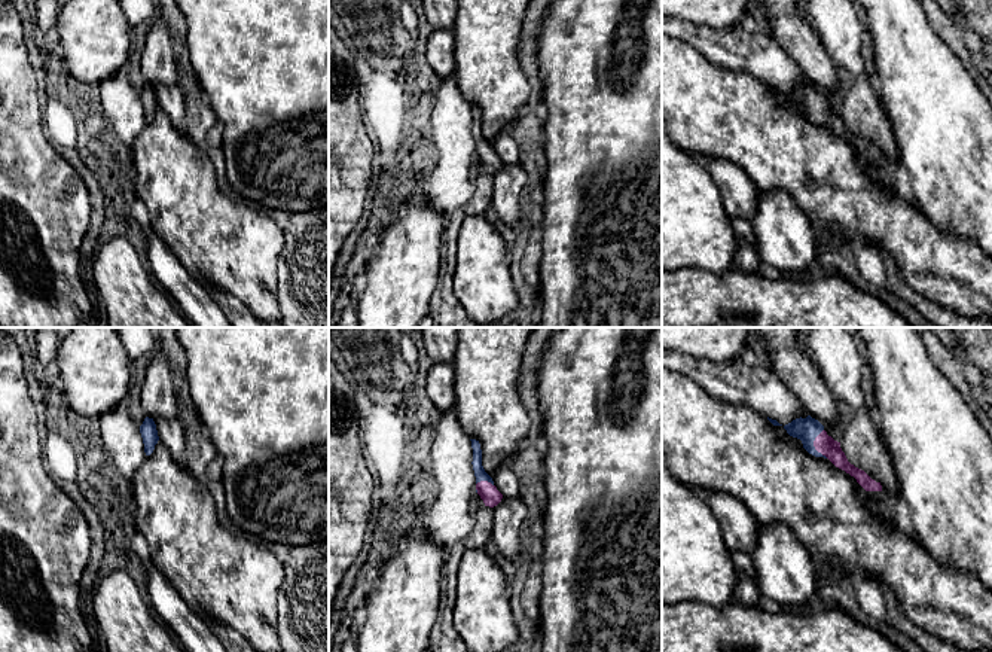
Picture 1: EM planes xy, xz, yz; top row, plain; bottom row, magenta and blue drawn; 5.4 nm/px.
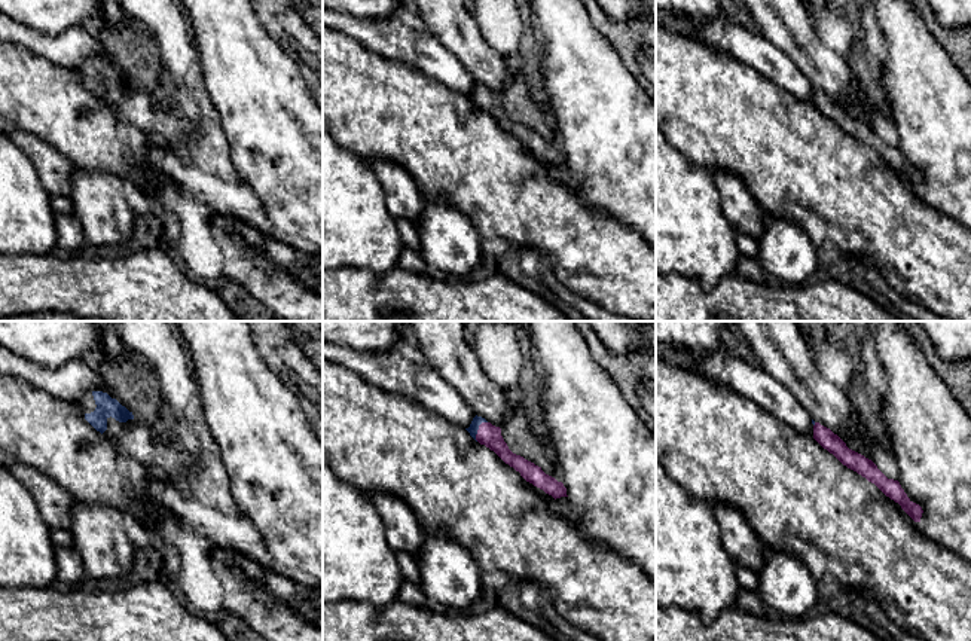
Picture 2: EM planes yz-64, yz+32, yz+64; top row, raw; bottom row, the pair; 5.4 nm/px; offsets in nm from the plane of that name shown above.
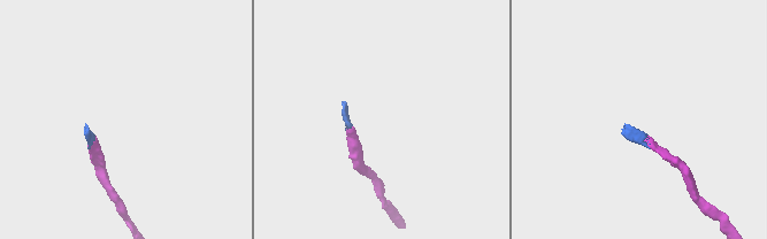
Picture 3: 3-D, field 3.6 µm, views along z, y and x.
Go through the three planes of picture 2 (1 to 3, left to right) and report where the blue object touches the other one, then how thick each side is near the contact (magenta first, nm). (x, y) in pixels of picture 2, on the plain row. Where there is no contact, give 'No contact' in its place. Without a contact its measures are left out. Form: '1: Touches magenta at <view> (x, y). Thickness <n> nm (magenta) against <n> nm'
1: No contact
2: Touches magenta at yz+32 (478, 97). Thickness 120 nm (magenta) against 50 nm
3: Touches magenta at yz+64 (815, 91). Thickness 100 nm (magenta) against 20 nm

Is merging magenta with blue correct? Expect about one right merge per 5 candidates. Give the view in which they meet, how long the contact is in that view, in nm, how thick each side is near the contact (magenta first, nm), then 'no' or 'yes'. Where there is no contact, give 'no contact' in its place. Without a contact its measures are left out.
meets magenta in yz; contact 160 nm long; 110 nm thick on the magenta side, 130 nm on the other; yes

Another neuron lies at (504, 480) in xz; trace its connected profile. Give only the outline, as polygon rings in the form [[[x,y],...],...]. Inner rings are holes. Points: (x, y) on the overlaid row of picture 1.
[[[510,463],[501,464],[491,478],[497,490],[503,494],[503,497],[509,499],[519,497],[519,481]]]

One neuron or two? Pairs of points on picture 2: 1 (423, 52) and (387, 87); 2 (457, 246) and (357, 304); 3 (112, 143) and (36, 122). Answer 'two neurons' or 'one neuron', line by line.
1: two neurons
2: two neurons
3: one neuron

